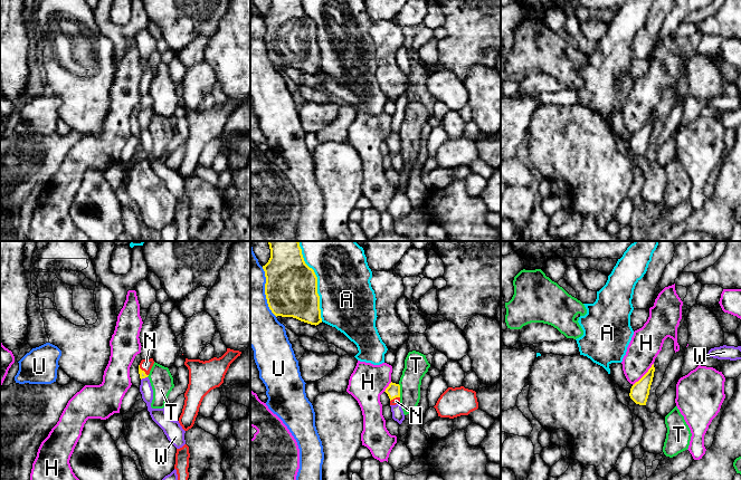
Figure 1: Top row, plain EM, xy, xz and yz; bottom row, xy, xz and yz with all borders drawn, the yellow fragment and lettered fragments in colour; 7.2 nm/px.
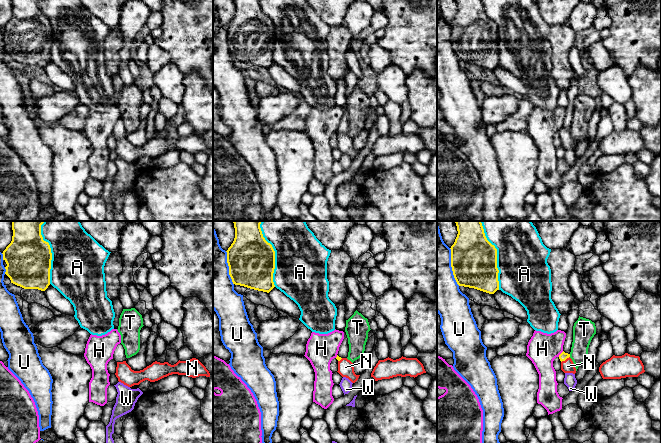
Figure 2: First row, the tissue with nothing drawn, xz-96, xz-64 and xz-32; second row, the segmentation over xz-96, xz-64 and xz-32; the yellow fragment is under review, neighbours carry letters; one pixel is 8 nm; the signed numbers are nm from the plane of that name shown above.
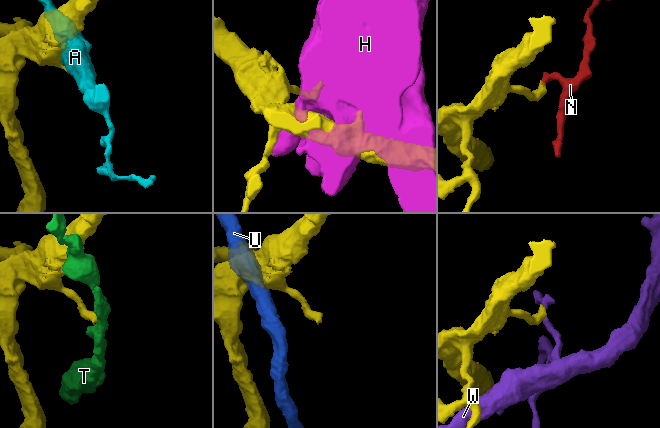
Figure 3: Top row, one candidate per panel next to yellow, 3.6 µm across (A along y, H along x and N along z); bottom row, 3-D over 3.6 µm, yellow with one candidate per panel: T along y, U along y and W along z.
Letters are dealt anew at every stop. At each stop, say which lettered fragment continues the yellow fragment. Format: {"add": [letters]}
{"add": ["N"]}

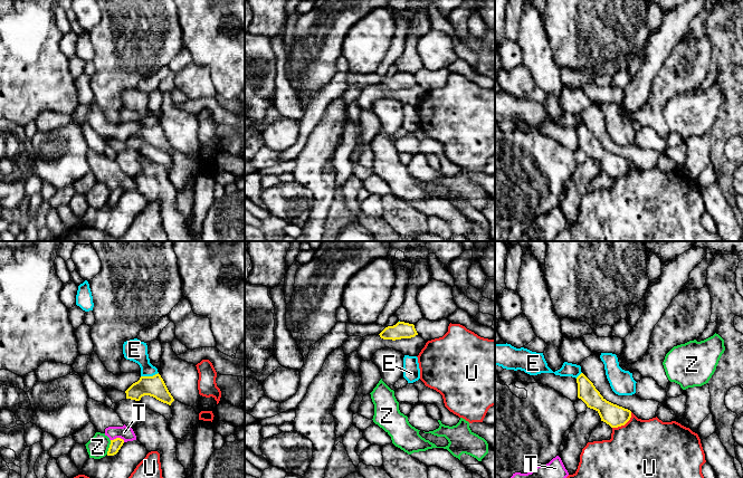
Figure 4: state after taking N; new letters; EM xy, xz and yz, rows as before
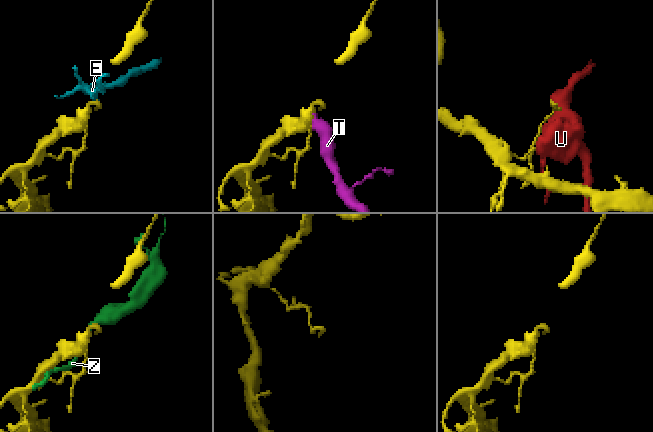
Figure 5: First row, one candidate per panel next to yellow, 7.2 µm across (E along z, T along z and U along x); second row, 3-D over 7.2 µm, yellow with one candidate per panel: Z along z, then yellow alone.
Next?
{"add": []}

